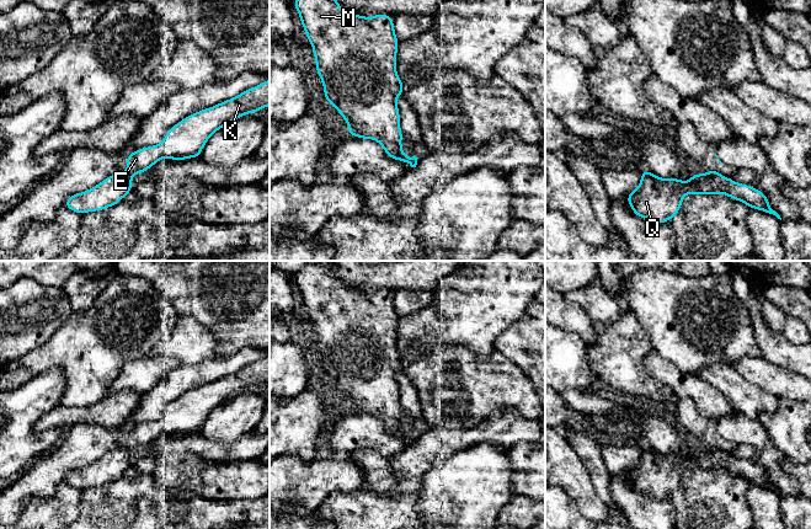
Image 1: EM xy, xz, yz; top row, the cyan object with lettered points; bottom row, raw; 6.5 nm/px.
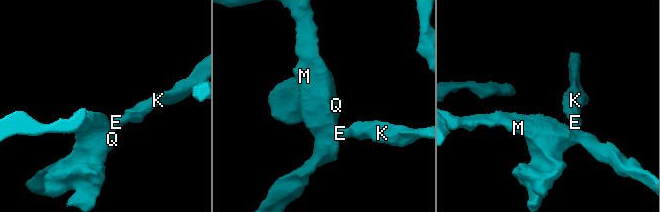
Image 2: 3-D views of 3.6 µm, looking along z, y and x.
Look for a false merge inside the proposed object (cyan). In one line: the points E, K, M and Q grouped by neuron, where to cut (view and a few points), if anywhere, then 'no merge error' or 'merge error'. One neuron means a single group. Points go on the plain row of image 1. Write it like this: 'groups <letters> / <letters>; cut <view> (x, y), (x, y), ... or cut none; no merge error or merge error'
groups E K / M Q; cut xz (401, 427), (403, 434); merge error

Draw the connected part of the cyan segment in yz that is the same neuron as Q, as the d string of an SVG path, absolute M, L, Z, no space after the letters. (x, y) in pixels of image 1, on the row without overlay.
M649 445L640 448L641 448L640 460L626 471L626 476L635 491L651 498L662 499L666 497L671 497L671 495L677 488L679 488L682 476L685 470L700 470L700 469L715 470L715 471L726 470L731 475L741 476L749 483L773 490L781 496L780 491L770 483L769 476L762 466L748 460L737 459L732 454L725 453L720 449L708 448L705 450L700 450L692 448L692 455L684 458L674 453L661 454L653 450Z

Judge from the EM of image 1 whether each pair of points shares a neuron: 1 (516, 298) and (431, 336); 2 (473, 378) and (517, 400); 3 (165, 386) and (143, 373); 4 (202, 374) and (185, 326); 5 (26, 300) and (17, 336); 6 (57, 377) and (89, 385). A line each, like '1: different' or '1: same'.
1: same
2: same
3: different
4: different
5: same
6: different

